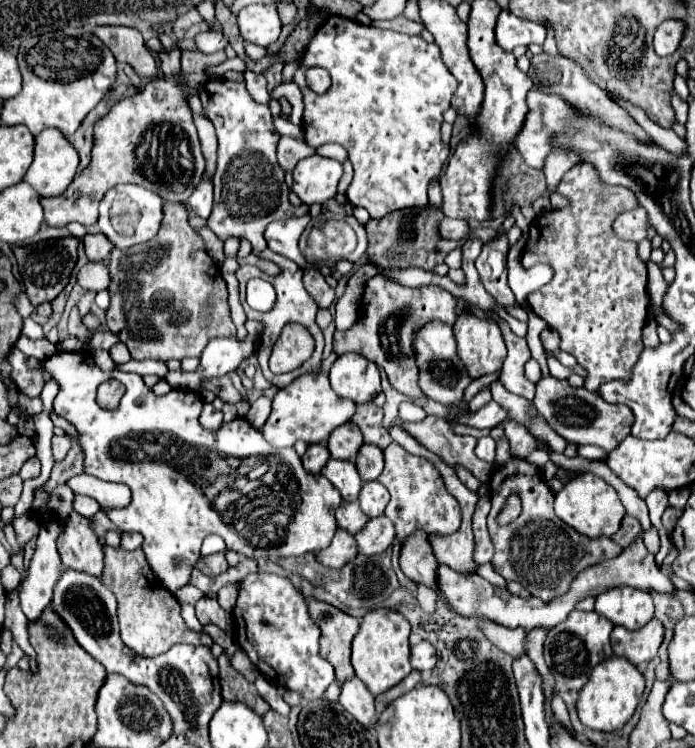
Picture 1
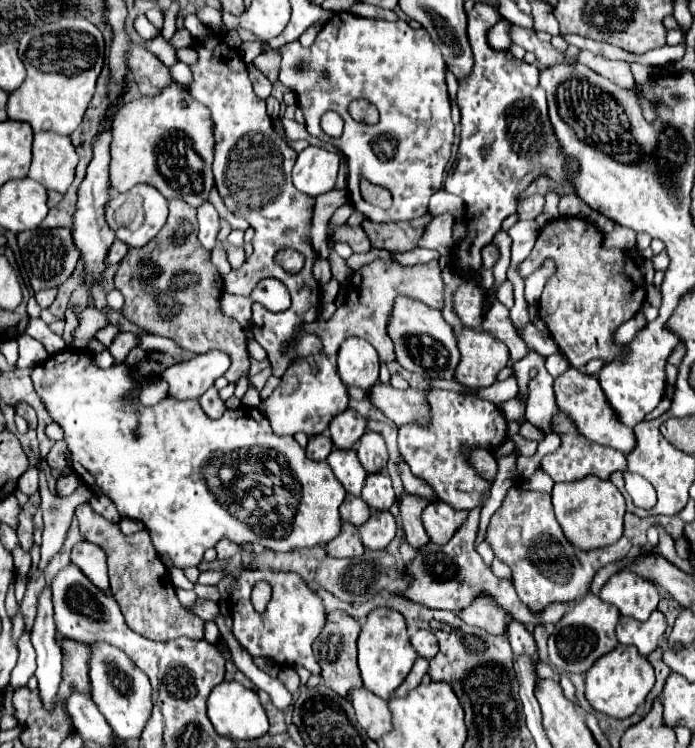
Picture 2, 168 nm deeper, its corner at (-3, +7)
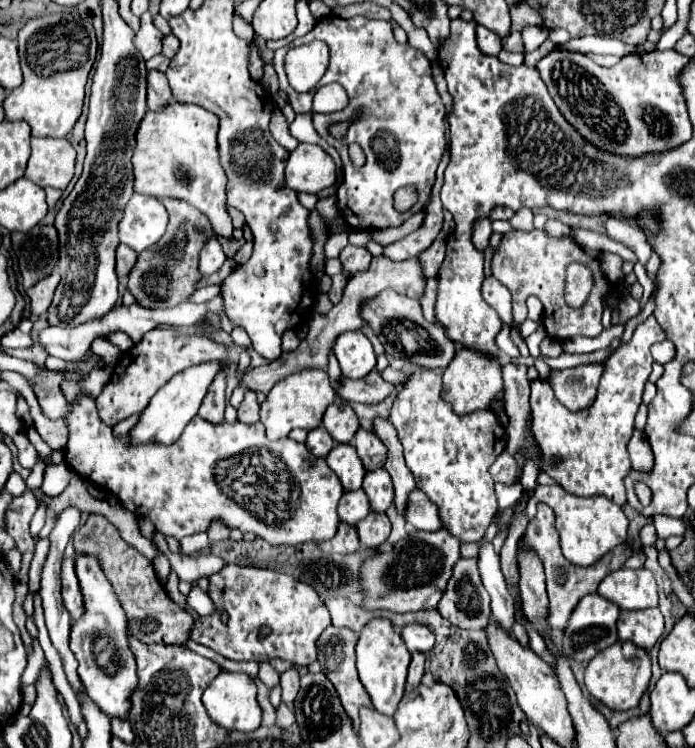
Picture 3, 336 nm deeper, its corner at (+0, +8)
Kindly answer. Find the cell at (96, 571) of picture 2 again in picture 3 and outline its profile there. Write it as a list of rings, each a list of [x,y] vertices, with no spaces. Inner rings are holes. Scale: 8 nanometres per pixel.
[[[77,555],[75,571],[85,599],[85,615],[71,627],[71,651],[79,661],[79,677],[91,701],[109,717],[127,719],[131,711],[131,695],[139,685],[135,657],[127,647],[127,617],[107,581],[99,559],[93,555]]]

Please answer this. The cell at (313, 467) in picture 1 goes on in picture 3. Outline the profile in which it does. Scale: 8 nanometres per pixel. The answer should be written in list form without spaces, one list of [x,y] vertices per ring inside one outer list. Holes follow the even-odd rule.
[[[319,427],[319,429],[309,431],[305,445],[311,453],[315,453],[315,457],[325,457],[333,449],[333,439],[323,427]]]

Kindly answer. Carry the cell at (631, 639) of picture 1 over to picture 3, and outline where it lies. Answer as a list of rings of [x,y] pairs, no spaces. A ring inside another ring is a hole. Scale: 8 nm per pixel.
[[[659,609],[621,611],[617,633],[621,641],[631,641],[641,649],[649,649],[663,633],[663,615]]]

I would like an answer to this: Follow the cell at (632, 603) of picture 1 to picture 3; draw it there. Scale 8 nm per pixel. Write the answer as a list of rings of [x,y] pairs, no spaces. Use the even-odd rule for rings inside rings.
[[[621,567],[601,581],[597,593],[625,611],[657,607],[657,583],[647,569]]]

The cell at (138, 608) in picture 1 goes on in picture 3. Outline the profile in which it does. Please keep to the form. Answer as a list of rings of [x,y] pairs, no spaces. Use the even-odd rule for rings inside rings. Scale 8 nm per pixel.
[[[89,515],[87,523],[73,533],[73,543],[77,553],[97,553],[101,567],[125,609],[125,615],[129,619],[129,631],[133,637],[149,645],[153,643],[181,645],[189,641],[189,633],[195,623],[191,613],[171,601],[155,573],[153,563],[147,561],[147,557],[143,557],[135,547],[127,545],[121,539],[115,525],[111,525],[103,515]]]

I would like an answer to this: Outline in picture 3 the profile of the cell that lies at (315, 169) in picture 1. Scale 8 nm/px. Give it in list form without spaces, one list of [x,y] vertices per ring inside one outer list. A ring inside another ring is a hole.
[[[299,143],[299,147],[291,151],[285,169],[285,185],[289,189],[299,193],[319,193],[331,187],[335,179],[333,157],[319,145]]]

